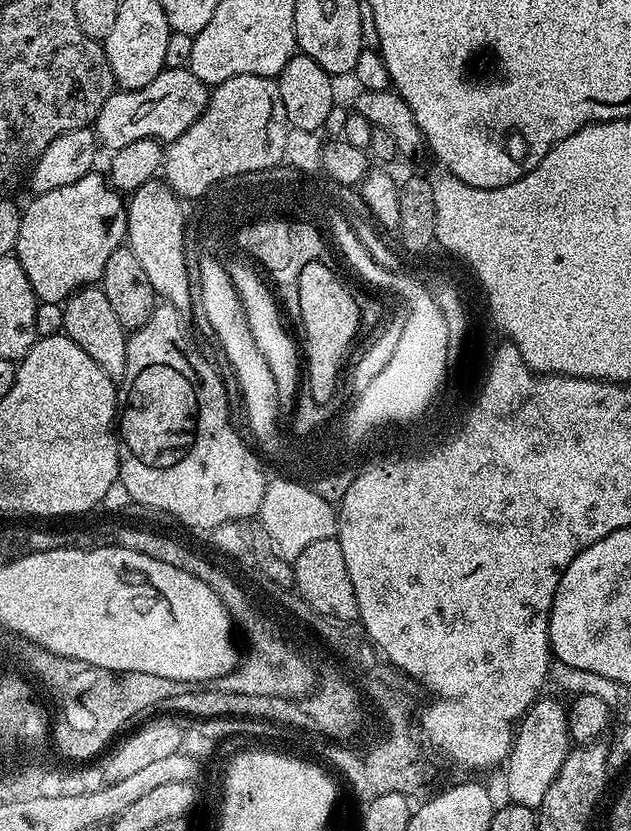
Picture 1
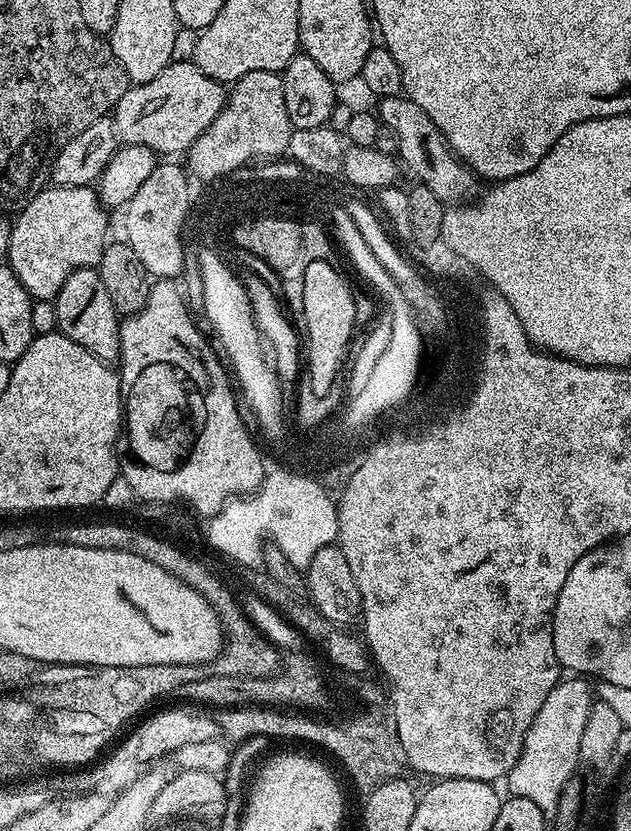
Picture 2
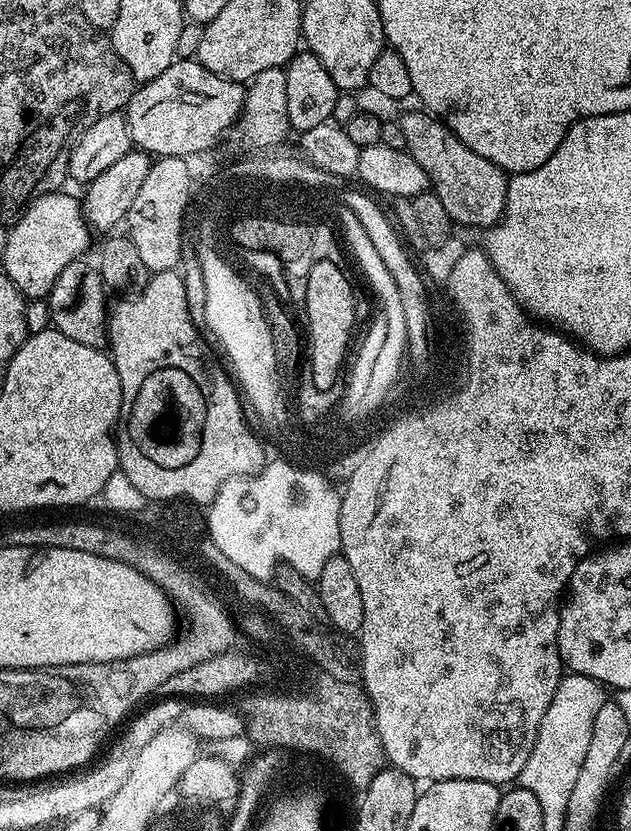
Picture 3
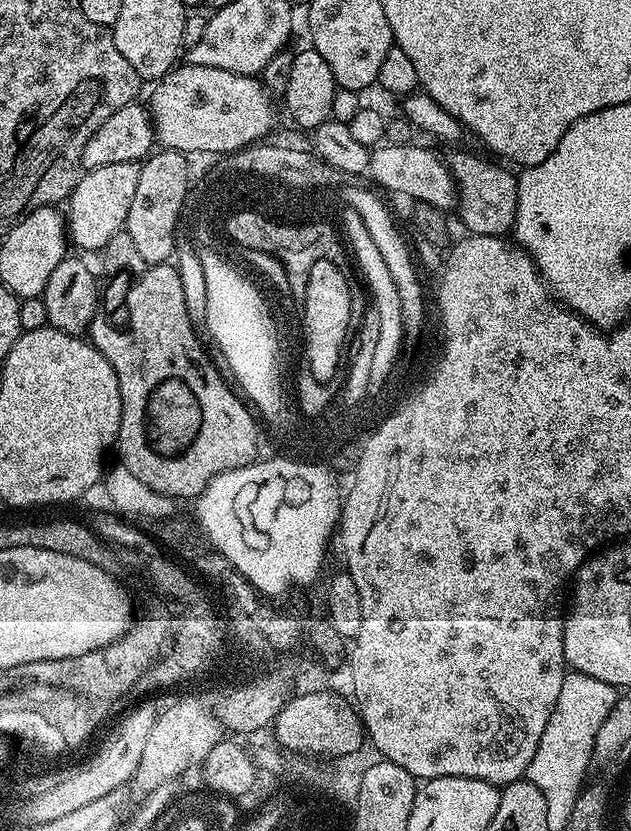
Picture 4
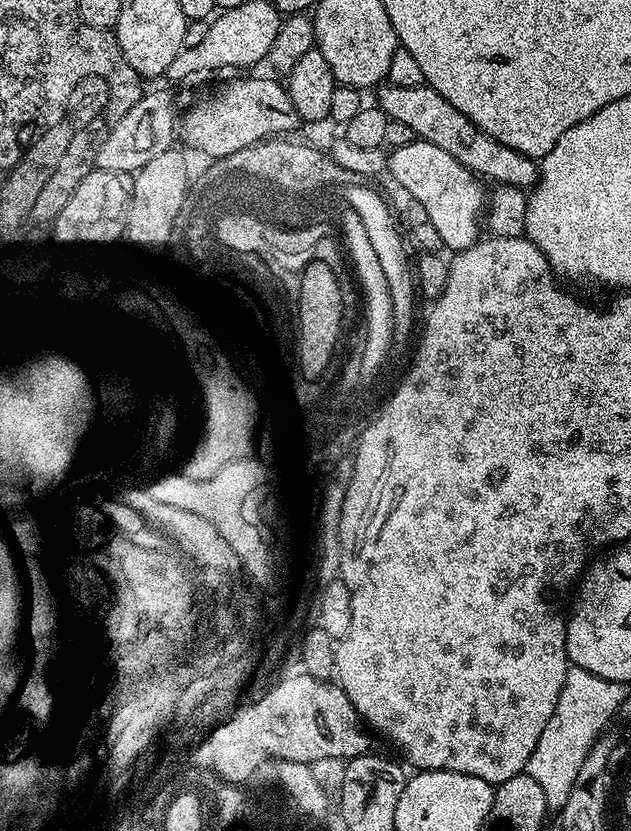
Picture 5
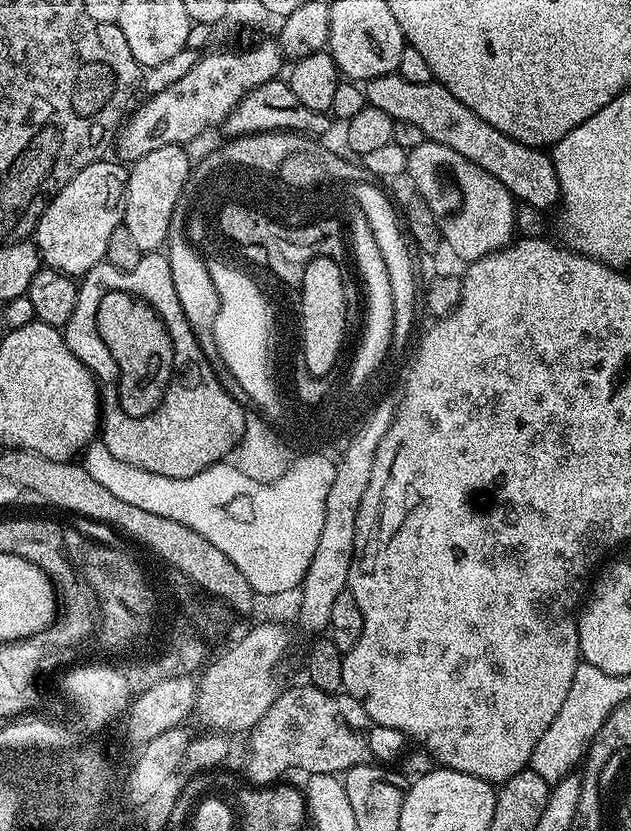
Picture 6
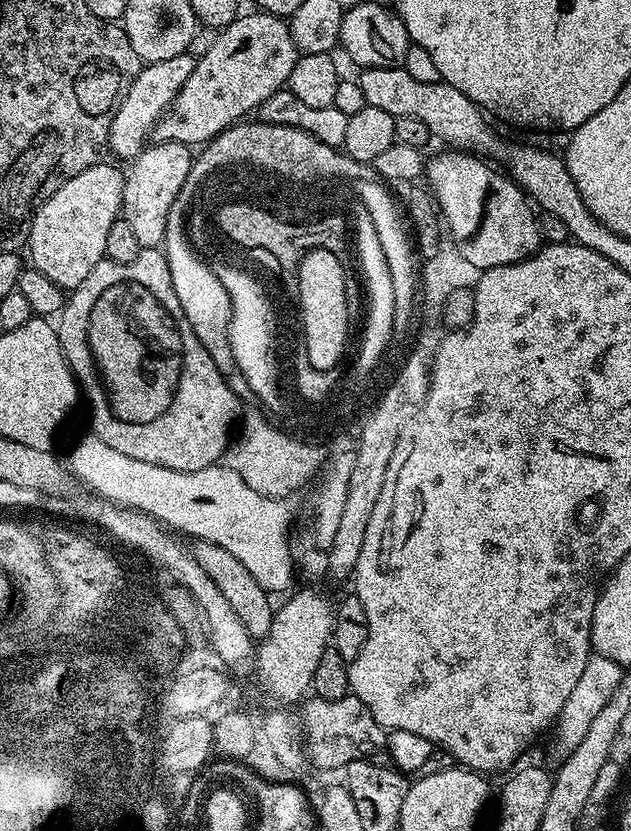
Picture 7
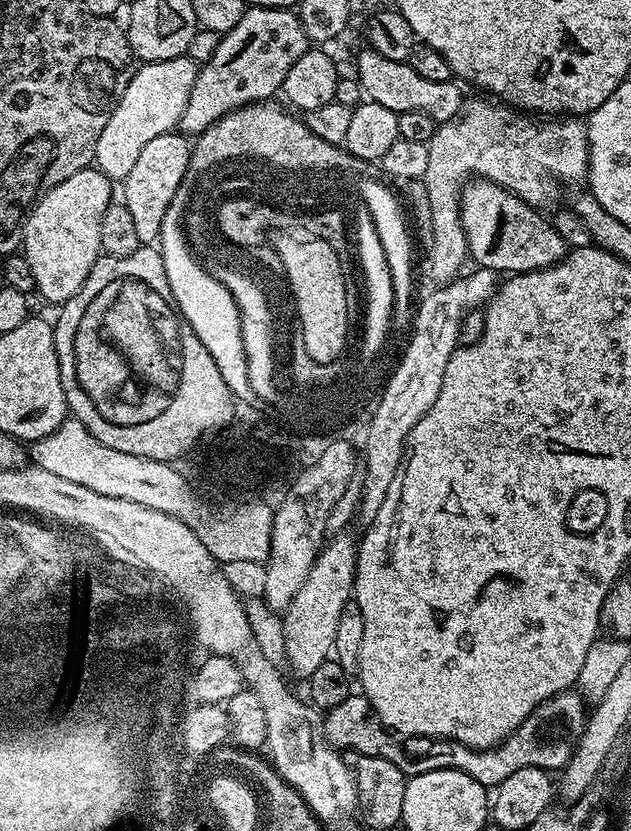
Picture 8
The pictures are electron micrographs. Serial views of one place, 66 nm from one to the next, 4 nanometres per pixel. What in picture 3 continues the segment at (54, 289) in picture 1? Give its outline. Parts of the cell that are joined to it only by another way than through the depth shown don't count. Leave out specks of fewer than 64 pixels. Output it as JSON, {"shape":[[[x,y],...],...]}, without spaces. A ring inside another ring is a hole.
{"shape":[[[67,191],[51,192],[45,196],[39,196],[33,200],[19,216],[14,223],[7,229],[8,241],[6,250],[2,254],[4,260],[3,275],[18,286],[18,290],[28,300],[43,300],[47,297],[48,291],[54,286],[58,274],[62,274],[65,266],[70,266],[70,262],[81,259],[88,248],[88,235],[90,229],[87,220],[84,219],[84,209],[81,201],[72,196],[67,196]]]}

